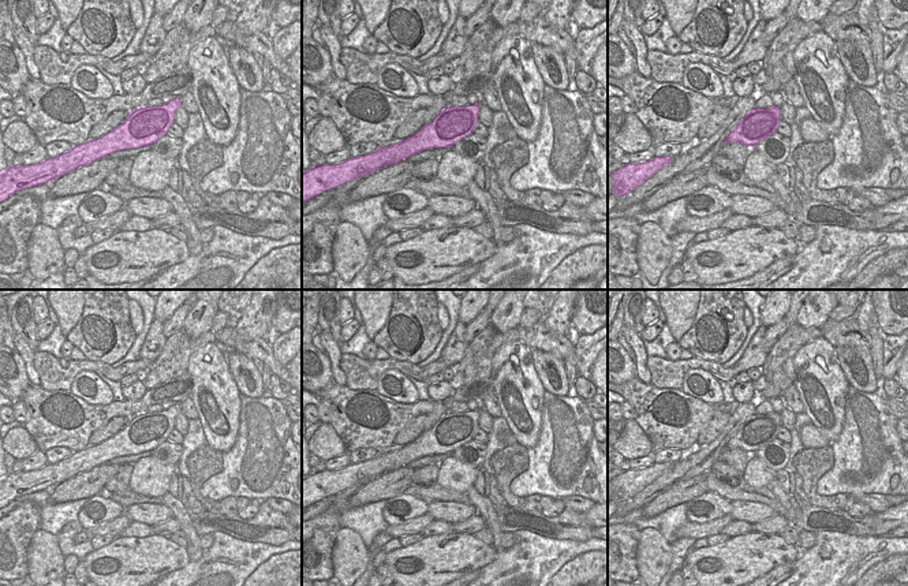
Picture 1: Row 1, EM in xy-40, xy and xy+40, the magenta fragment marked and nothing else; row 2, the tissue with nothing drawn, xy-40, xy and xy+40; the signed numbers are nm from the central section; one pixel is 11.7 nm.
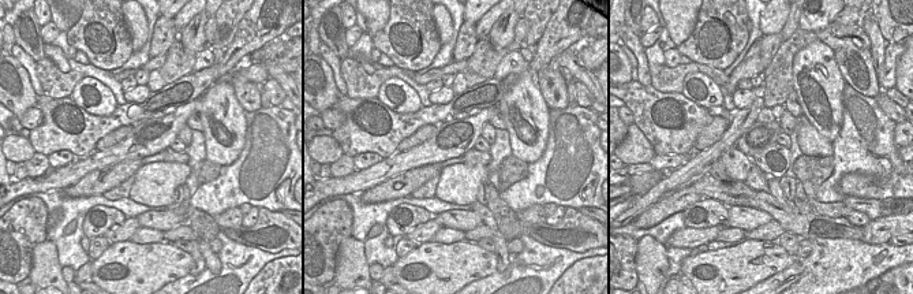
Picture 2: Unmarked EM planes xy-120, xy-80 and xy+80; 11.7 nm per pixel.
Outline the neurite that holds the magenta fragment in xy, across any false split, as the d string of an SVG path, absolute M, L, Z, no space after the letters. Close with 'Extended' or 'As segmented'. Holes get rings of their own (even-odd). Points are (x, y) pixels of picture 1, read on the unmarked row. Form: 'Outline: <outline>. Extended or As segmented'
Outline: M482 407L466 413L448 411L412 443L389 452L380 452L366 462L350 463L340 470L313 471L310 475L302 477L302 508L354 485L369 482L384 473L406 467L423 456L452 454L472 440L479 429L481 410Z. As segmented.

